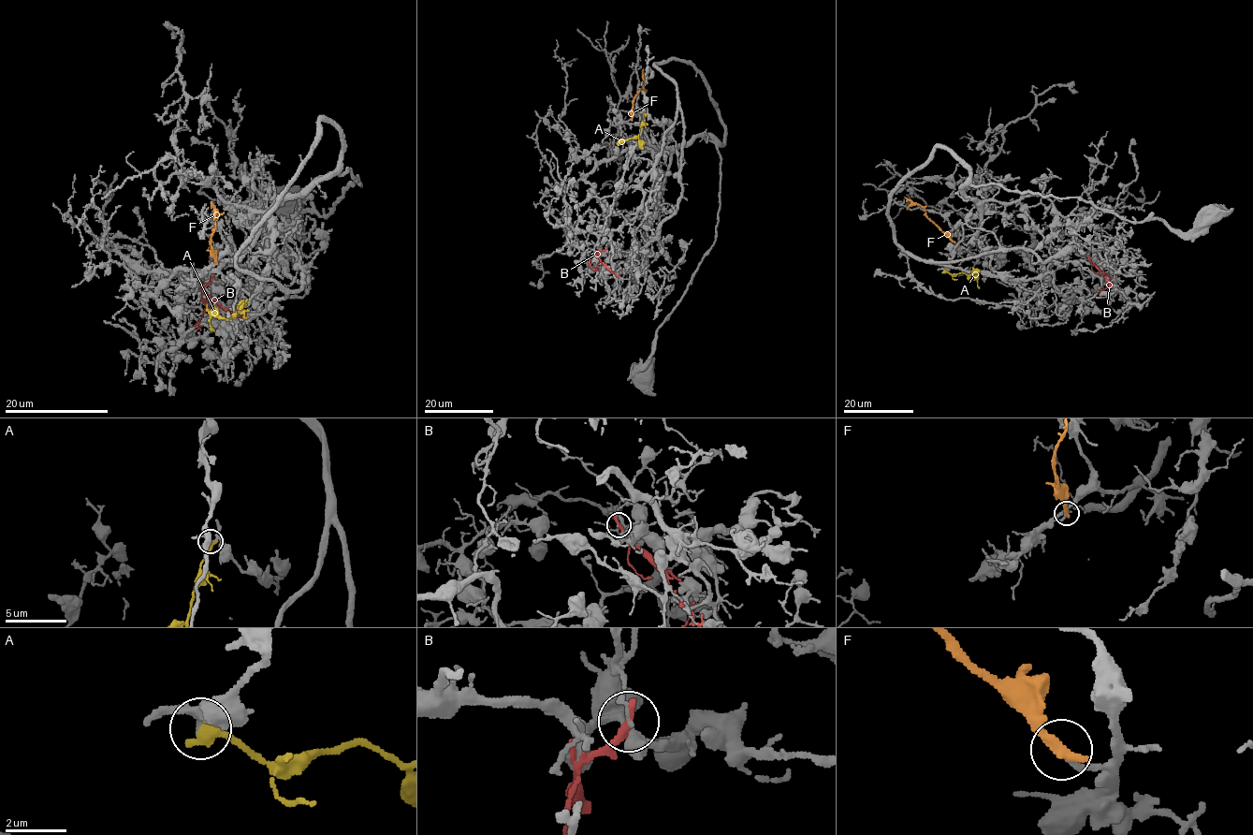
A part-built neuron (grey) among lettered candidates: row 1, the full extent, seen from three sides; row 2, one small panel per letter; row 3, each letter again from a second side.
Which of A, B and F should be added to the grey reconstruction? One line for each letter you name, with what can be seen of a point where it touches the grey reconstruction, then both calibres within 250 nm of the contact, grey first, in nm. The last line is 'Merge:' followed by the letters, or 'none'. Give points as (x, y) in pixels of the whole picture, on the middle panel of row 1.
Merge: none

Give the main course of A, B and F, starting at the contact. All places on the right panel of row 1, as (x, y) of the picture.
A: (943, 271), (952, 274), (963, 272), (969, 280), (975, 278), (979, 288)
B: (1088, 257), (1110, 278), (1106, 287), (1098, 293)
F: (953, 241), (926, 216), (922, 207), (904, 197)

